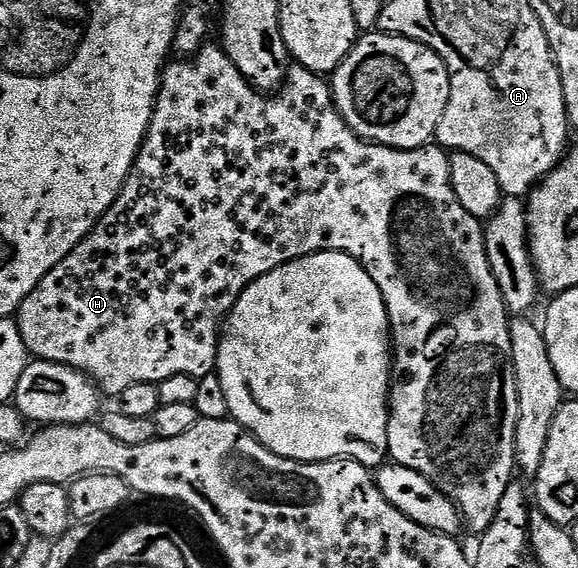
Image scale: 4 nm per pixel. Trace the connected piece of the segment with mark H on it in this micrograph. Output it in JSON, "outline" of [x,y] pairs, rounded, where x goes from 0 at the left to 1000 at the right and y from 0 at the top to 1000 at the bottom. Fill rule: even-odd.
{"outline":[[[353,79],[344,93],[329,106],[303,107],[291,107],[284,121],[282,141],[275,150],[275,174],[268,180],[268,201],[261,206],[261,222],[254,227],[254,245],[251,245],[247,259],[240,264],[240,275],[234,282],[234,294],[228,296],[227,308],[220,312],[220,322],[213,326],[213,336],[202,345],[199,357],[182,373],[178,386],[154,408],[154,415],[147,415],[147,423],[140,423],[140,430],[133,430],[133,437],[126,437],[126,444],[119,444],[119,451],[112,451],[112,458],[106,458],[106,465],[99,465],[99,472],[92,472],[85,479],[85,486],[78,486],[78,493],[71,493],[71,500],[64,500],[64,507],[57,507],[57,514],[50,521],[43,521],[43,528],[35,535],[29,548],[29,565],[36,592],[47,607],[48,625],[78,637],[97,637],[107,644],[123,644],[130,651],[144,653],[154,665],[170,674],[180,695],[199,694],[199,697],[211,697],[216,683],[223,683],[228,676],[244,676],[246,673],[273,676],[292,669],[292,662],[306,662],[308,658],[325,658],[336,665],[348,667],[372,651],[375,627],[379,625],[379,590],[388,567],[393,565],[394,553],[410,535],[410,528],[424,505],[438,500],[438,493],[472,479],[472,472],[479,472],[486,465],[505,461],[516,454],[526,454],[536,447],[547,447],[552,440],[561,438],[559,412],[566,412],[564,431],[574,440],[590,440],[595,447],[609,447],[612,454],[621,456],[621,463],[647,486],[652,507],[659,507],[663,525],[670,530],[670,555],[676,560],[676,586],[680,590],[680,671],[673,695],[673,734],[670,739],[673,746],[673,782],[670,783],[670,792],[675,812],[687,820],[715,824],[715,831],[728,831],[737,842],[754,843],[760,854],[773,864],[773,871],[801,900],[803,921],[810,928],[817,926],[824,937],[843,933],[860,908],[860,894],[867,887],[867,873],[874,873],[874,866],[884,857],[888,847],[884,833],[893,833],[894,827],[898,671],[891,660],[891,636],[888,634],[888,599],[884,597],[884,569],[888,560],[881,551],[877,530],[870,525],[870,516],[860,496],[860,486],[846,461],[837,393],[830,386],[818,382],[811,373],[804,373],[804,366],[798,363],[798,352],[791,352],[791,338],[784,335],[784,324],[780,322],[780,280],[775,266],[753,254],[740,254],[720,264],[682,264],[671,257],[651,257],[647,250],[623,243],[609,229],[606,213],[588,201],[585,188],[580,187],[580,167],[574,164],[571,143],[564,136],[543,130],[540,123],[531,123],[521,114],[512,114],[498,129],[495,146],[481,160],[479,169],[464,169],[460,164],[443,158],[429,144],[427,137],[407,118],[403,106],[393,97],[391,86],[384,79]]]}

